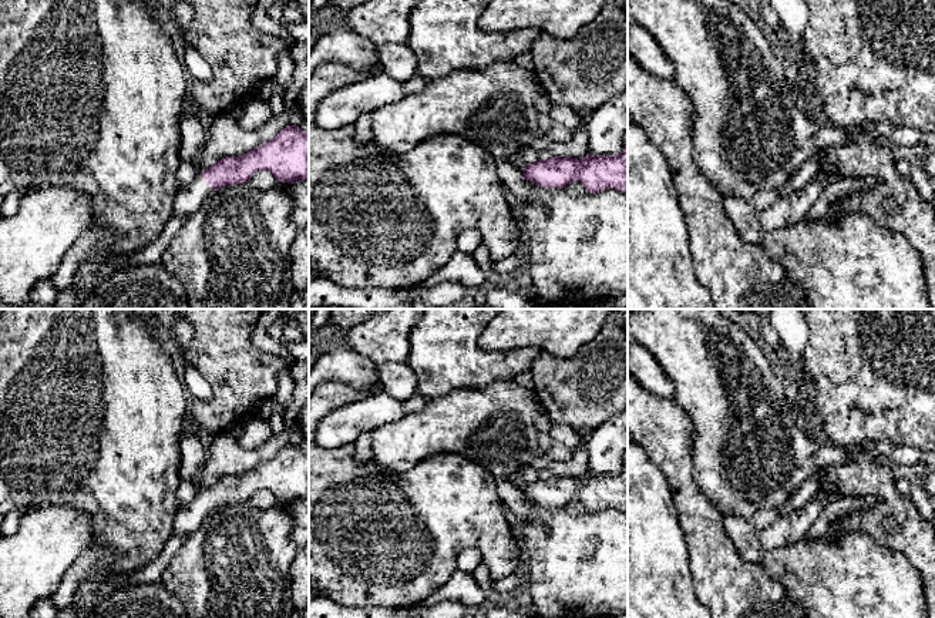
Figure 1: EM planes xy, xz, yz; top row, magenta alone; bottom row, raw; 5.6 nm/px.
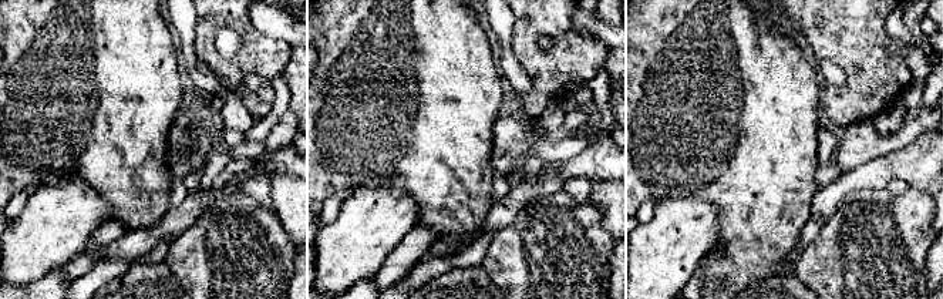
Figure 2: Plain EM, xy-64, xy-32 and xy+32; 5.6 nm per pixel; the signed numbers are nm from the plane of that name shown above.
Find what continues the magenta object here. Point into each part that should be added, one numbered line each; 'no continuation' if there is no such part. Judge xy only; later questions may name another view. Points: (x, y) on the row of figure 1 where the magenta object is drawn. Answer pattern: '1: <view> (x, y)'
1: xy (188, 200)

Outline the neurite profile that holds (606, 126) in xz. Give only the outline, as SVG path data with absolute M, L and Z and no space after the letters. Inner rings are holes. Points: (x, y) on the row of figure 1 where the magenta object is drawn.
M628 88L595 108L585 120L589 135L589 155L620 154L628 134Z

